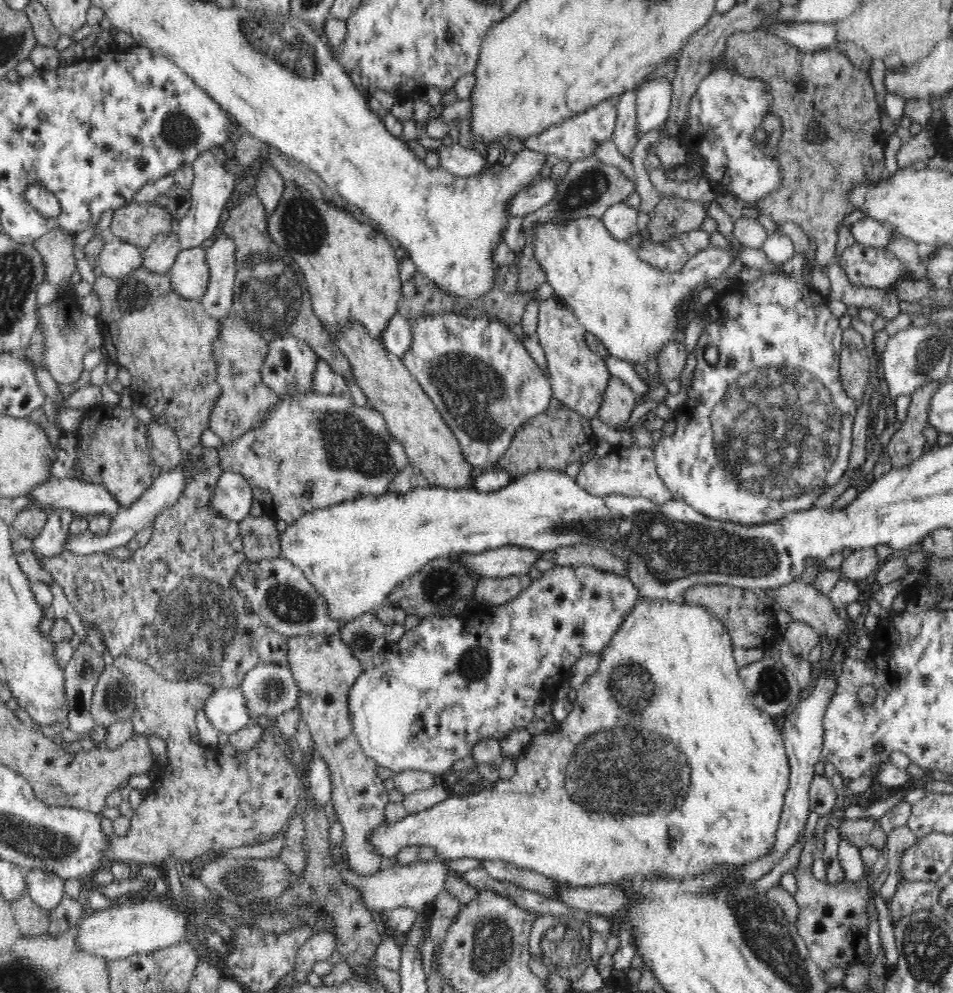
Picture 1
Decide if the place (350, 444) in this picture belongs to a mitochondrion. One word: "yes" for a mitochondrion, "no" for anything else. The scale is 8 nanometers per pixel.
yes

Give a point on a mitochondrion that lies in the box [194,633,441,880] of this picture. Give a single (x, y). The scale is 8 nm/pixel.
(273, 690)

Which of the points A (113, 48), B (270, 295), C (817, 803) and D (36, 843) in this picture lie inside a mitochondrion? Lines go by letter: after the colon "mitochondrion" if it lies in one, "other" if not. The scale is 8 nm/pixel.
A: other
B: mitochondrion
C: other
D: mitochondrion

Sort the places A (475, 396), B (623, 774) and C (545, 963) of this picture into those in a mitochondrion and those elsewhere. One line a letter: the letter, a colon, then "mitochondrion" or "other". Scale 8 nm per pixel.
A: mitochondrion
B: mitochondrion
C: mitochondrion

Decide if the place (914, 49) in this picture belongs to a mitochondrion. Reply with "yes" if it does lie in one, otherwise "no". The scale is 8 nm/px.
no

